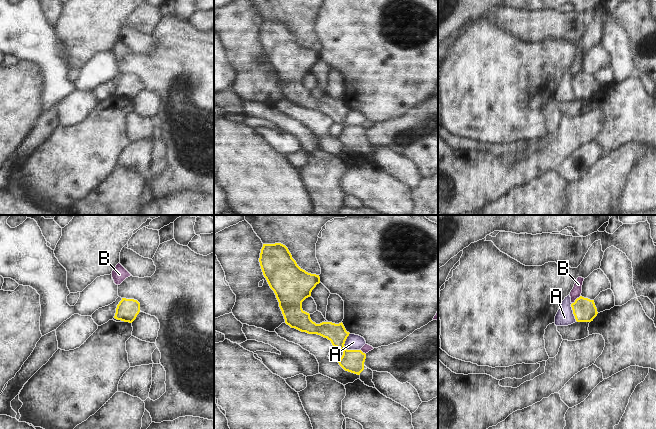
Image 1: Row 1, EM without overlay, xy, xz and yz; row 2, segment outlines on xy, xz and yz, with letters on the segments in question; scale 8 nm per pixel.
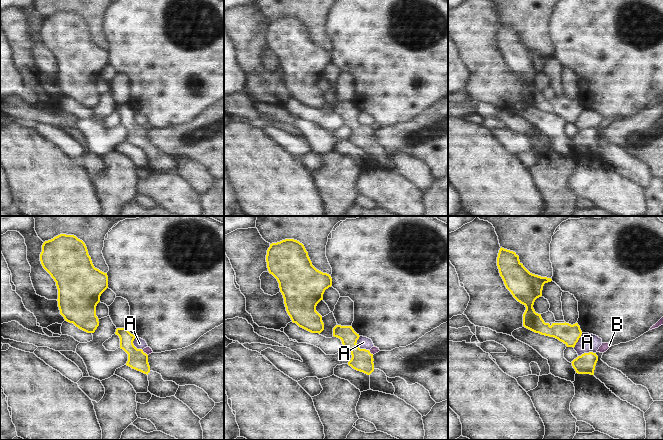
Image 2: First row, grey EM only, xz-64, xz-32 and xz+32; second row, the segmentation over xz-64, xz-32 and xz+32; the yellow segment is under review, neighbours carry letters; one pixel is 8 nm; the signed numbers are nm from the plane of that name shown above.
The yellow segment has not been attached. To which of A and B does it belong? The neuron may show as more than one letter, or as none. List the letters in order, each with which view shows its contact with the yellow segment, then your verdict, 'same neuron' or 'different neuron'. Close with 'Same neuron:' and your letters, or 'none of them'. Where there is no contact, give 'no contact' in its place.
A: meets yellow in xz; different neuron
B: meets yellow in yz; different neuron
Same neuron: none of them

